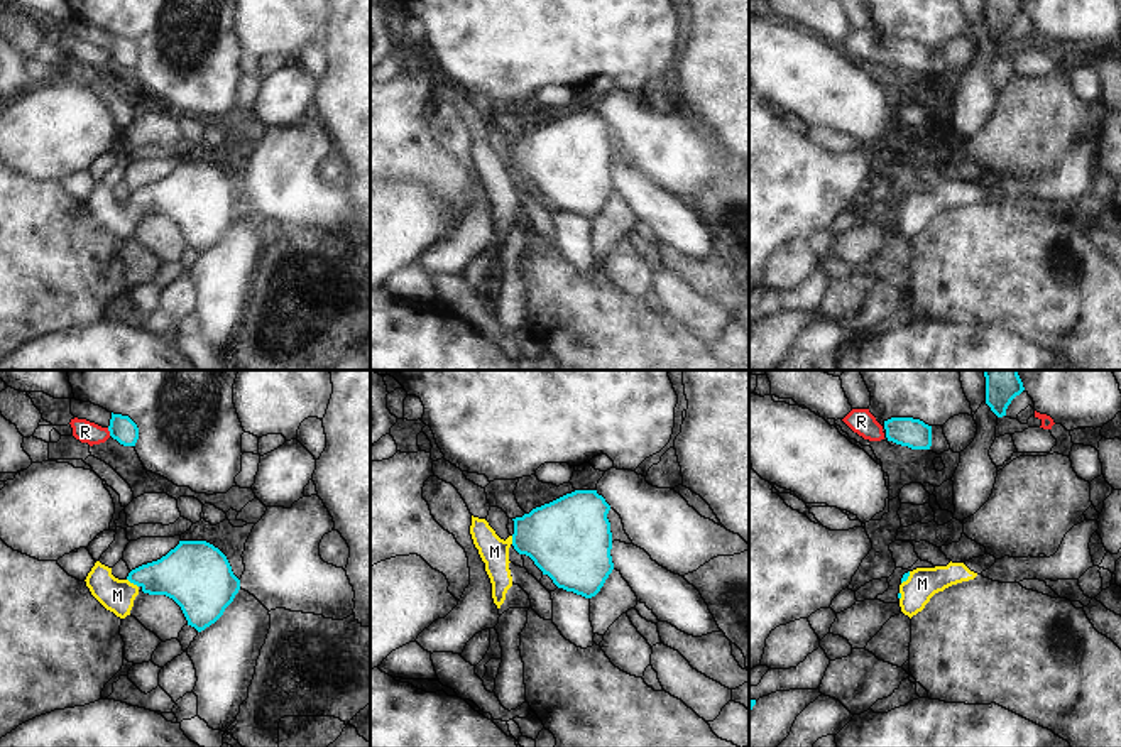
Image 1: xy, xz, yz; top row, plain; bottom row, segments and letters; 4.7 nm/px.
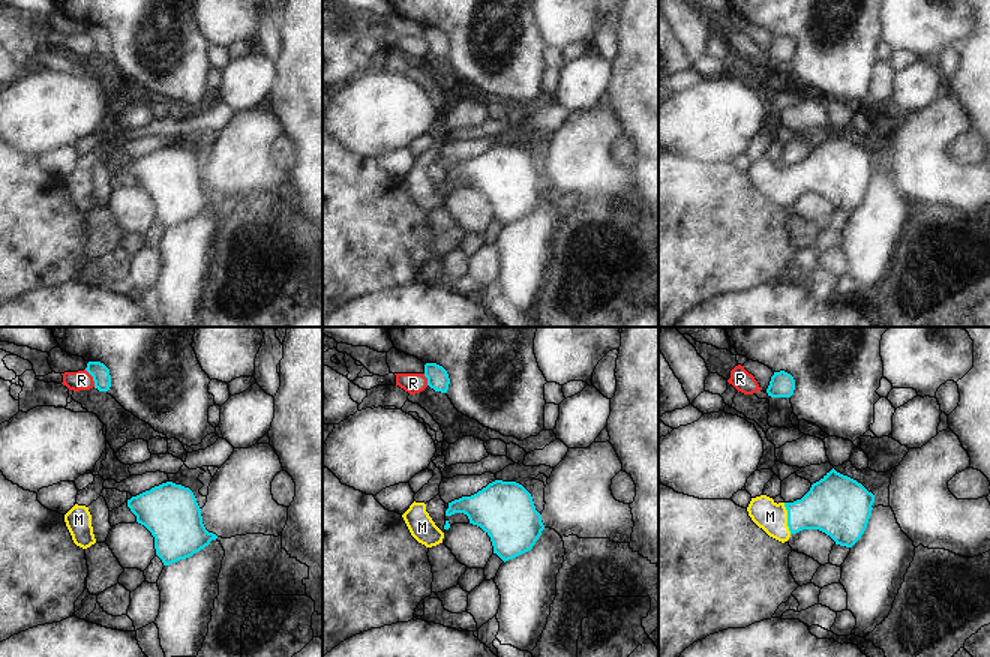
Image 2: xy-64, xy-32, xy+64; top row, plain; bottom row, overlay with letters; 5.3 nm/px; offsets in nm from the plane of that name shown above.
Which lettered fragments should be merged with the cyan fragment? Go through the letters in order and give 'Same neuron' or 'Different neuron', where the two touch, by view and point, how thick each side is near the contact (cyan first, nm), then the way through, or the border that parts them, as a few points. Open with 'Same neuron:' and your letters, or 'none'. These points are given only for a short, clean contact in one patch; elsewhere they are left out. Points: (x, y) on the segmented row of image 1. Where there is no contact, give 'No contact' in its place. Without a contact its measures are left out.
Same neuron: M
M: Same neuron. Touches cyan at xy (132, 582). Thickness 260 nm (cyan) against 160 nm. Path across: xy (183, 575), (132, 582), (117, 595)
R: Different neuron. Touches cyan at xy (109, 430). Thickness 120 nm (cyan) against 100 nm. Boundary: xy (107, 428), (110, 435)

